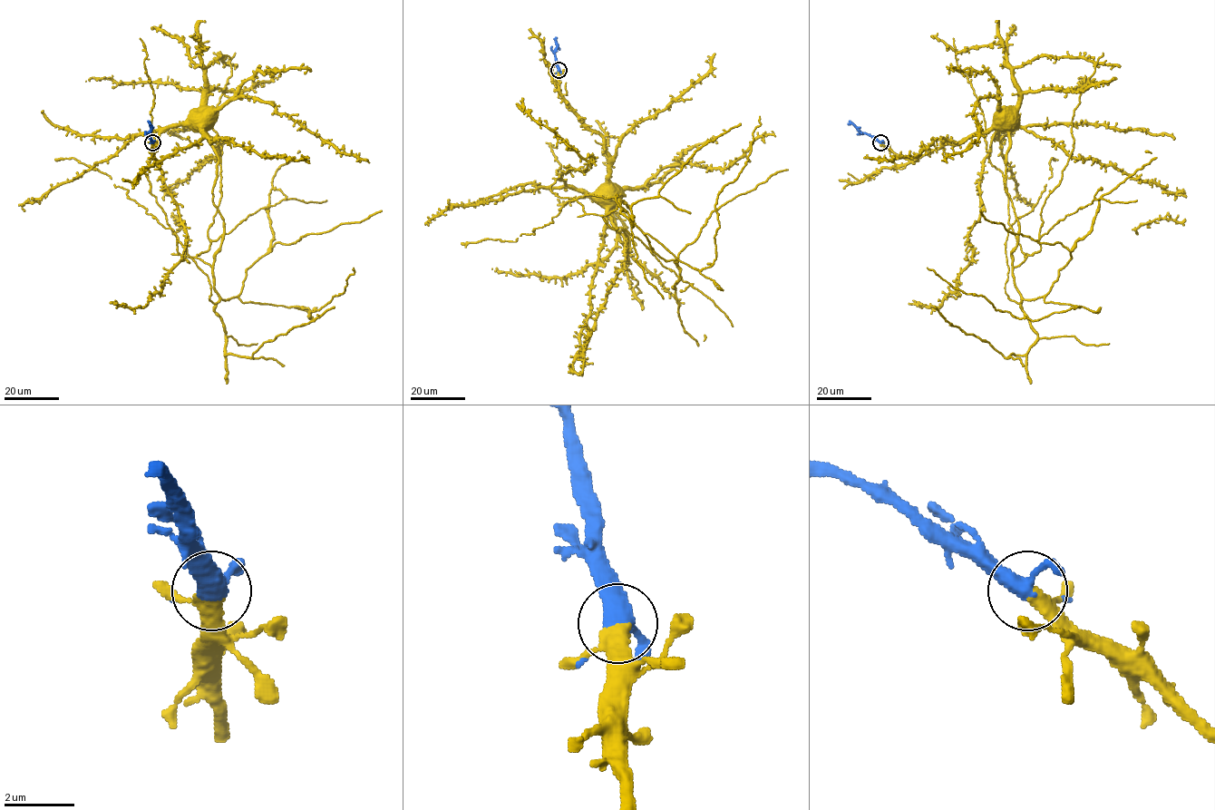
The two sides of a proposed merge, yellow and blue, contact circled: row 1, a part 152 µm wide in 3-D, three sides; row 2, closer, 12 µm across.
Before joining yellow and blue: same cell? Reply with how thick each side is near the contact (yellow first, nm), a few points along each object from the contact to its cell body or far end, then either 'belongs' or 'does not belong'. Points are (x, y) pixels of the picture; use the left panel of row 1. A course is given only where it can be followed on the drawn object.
340/340 nm | yellow via (152, 142), (152, 155), (161, 160), (179, 150), (197, 144), (202, 139), (204, 123) | blue via (152, 142), (148, 121) | belongs

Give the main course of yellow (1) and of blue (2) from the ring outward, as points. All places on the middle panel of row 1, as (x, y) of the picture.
1: (558, 70), (558, 92), (563, 100), (602, 138), (603, 148), (608, 156), (608, 181), (612, 185), (610, 192)
2: (558, 70), (554, 55), (557, 42), (554, 39)

